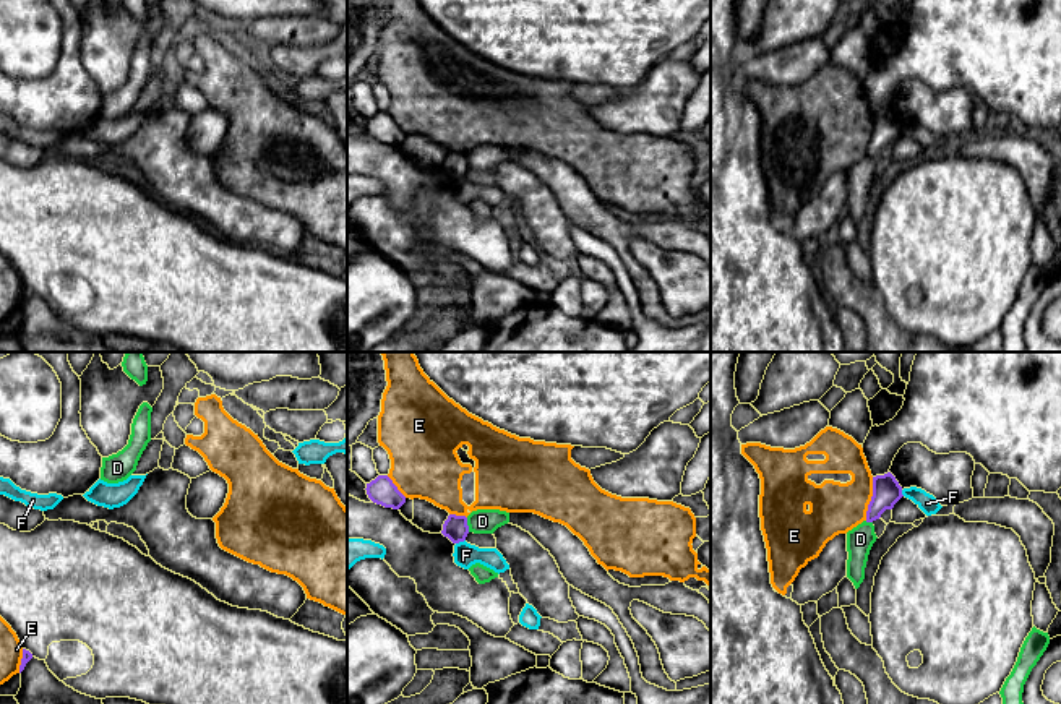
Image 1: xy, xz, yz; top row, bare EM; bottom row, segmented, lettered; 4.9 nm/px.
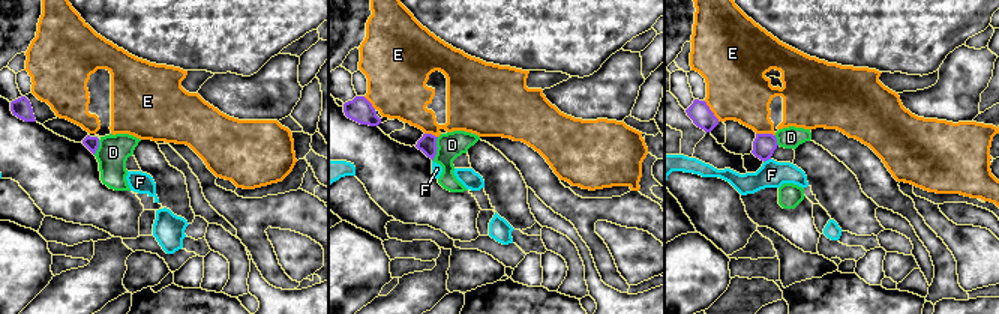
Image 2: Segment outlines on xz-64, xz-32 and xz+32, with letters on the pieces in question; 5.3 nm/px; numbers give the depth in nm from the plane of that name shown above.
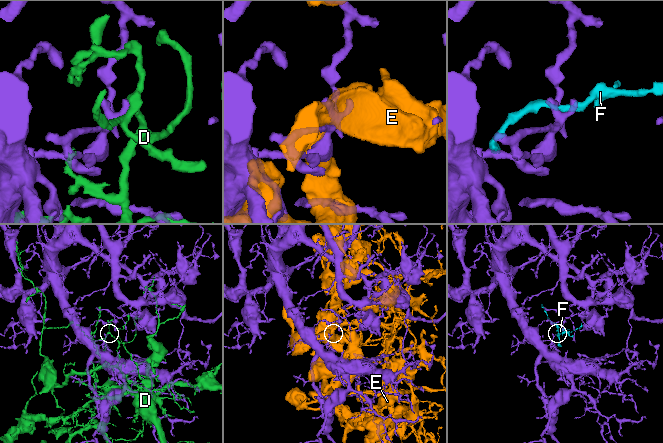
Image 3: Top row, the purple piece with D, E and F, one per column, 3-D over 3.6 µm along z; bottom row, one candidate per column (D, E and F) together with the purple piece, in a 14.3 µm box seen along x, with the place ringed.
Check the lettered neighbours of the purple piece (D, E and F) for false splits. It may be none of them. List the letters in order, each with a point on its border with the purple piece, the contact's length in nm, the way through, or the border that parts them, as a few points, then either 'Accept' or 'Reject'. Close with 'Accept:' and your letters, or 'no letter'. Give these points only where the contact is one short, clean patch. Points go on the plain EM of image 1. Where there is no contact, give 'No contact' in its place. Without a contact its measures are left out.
D: Touches purple at xz (466, 161). Shared border 70 nm. Reject
E: Touches purple at yz (871, 135). Shared border 220 nm. Reject
F: Touches purple at xz (459, 177). Shared border 50 nm. Boundary: xz (464, 176), (456, 180). Reject
Accept: no letter

